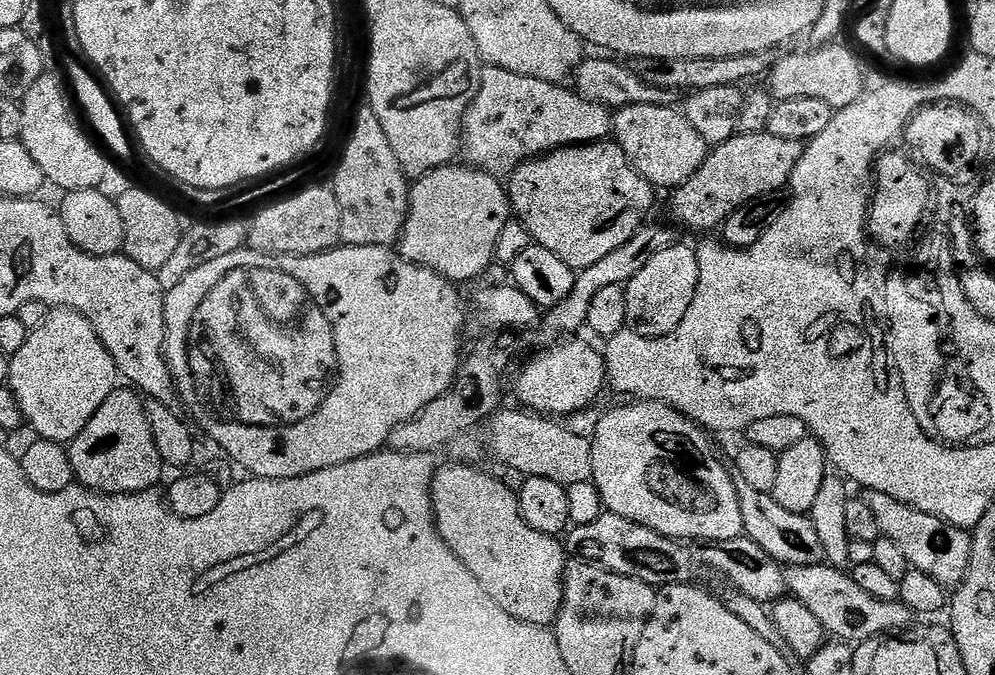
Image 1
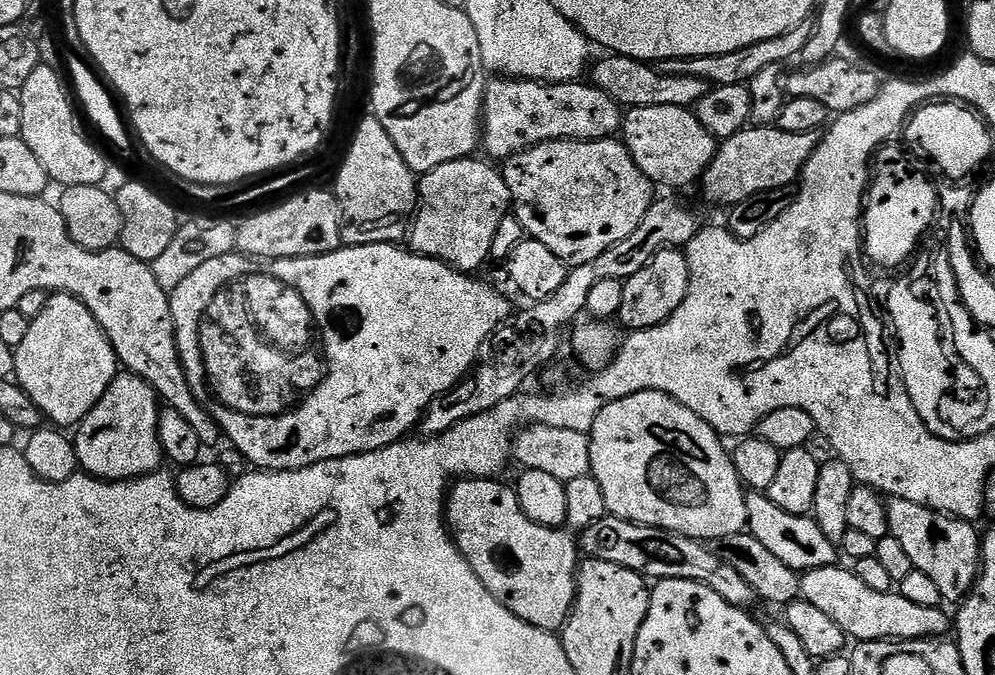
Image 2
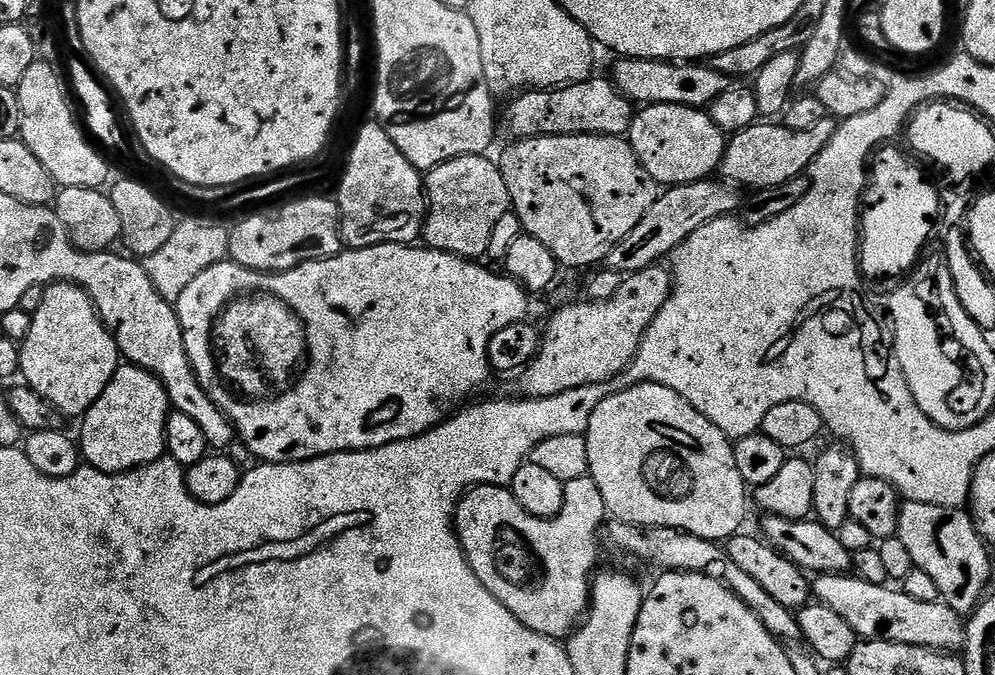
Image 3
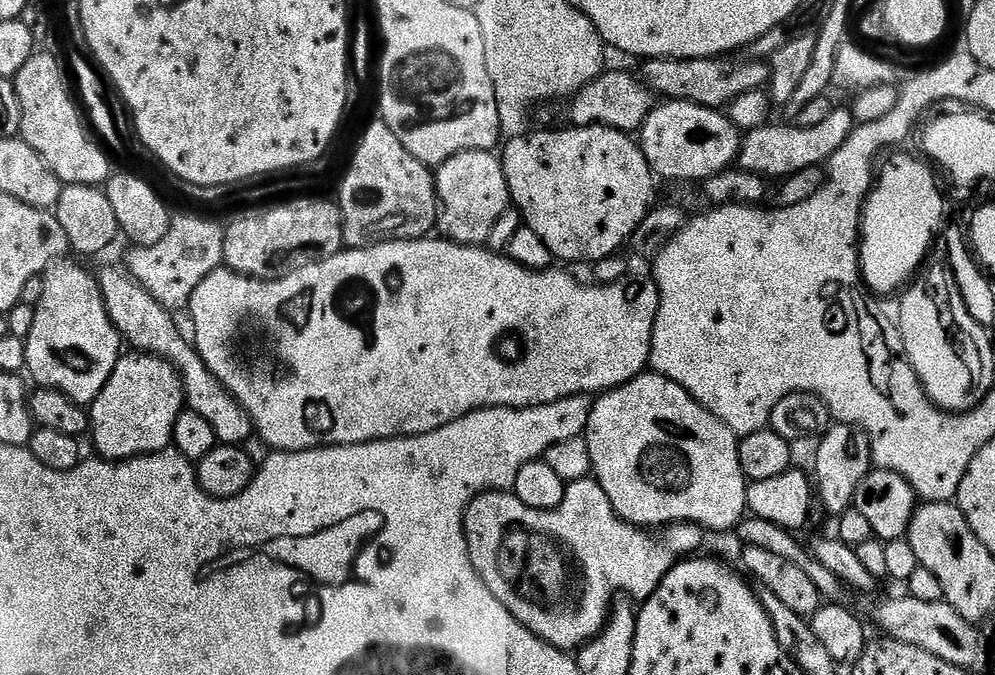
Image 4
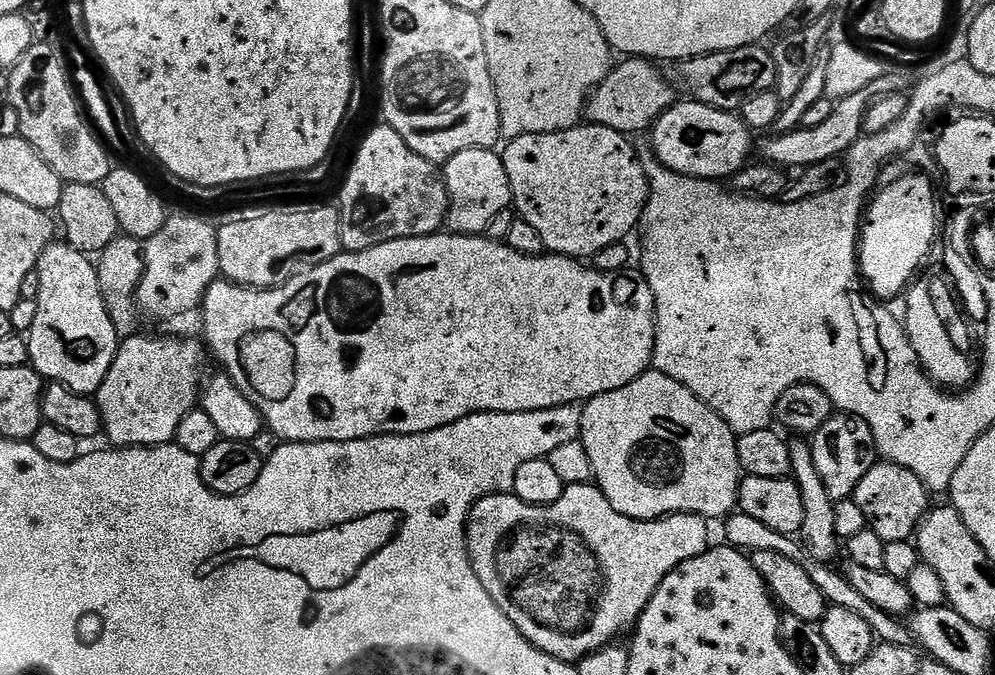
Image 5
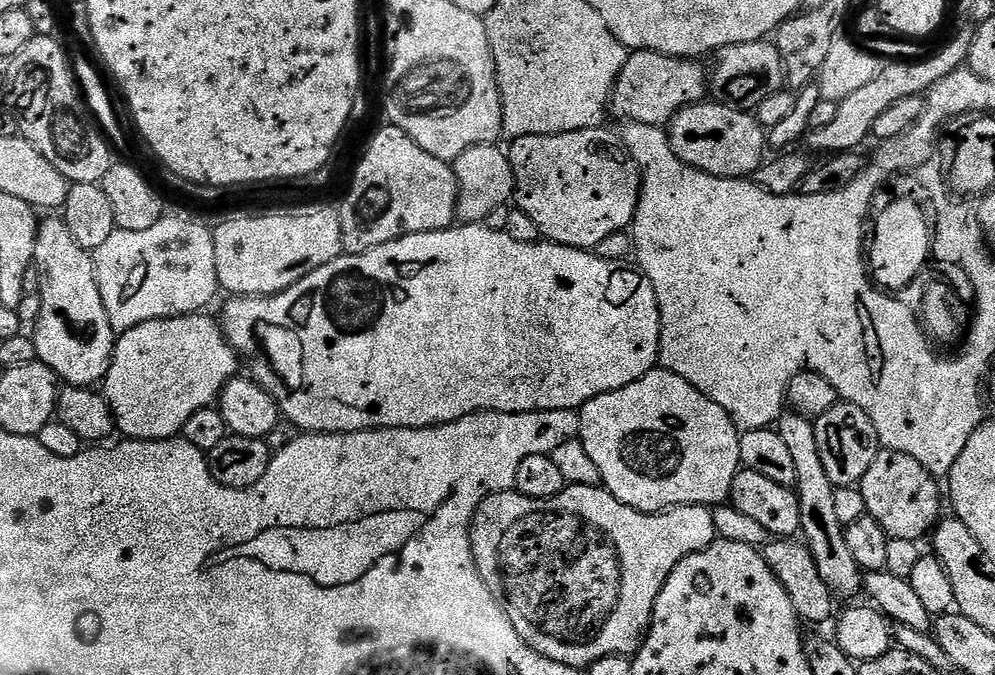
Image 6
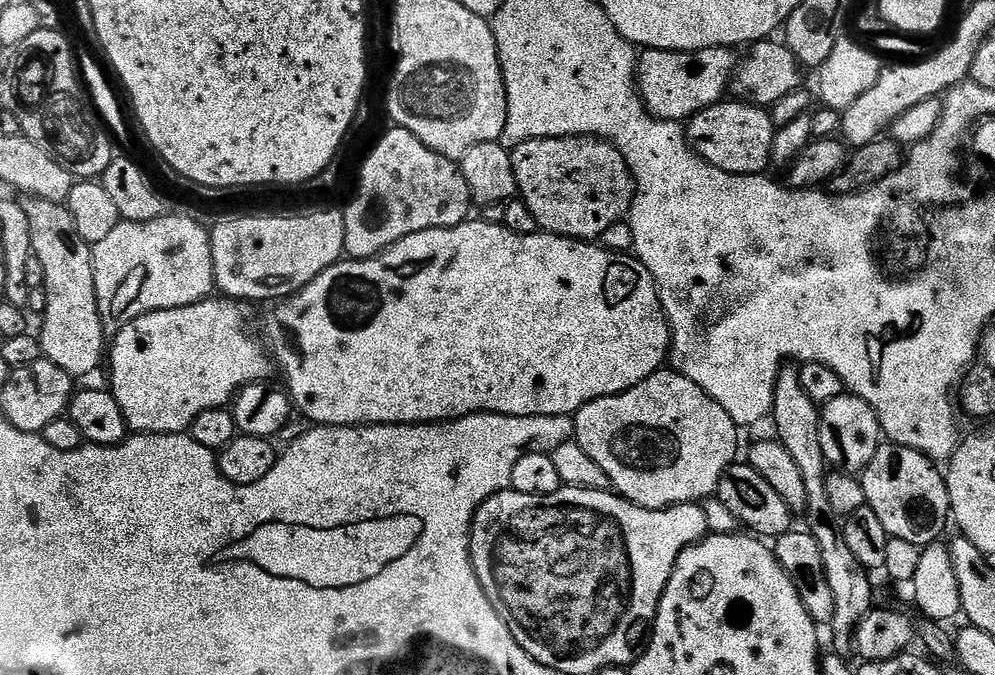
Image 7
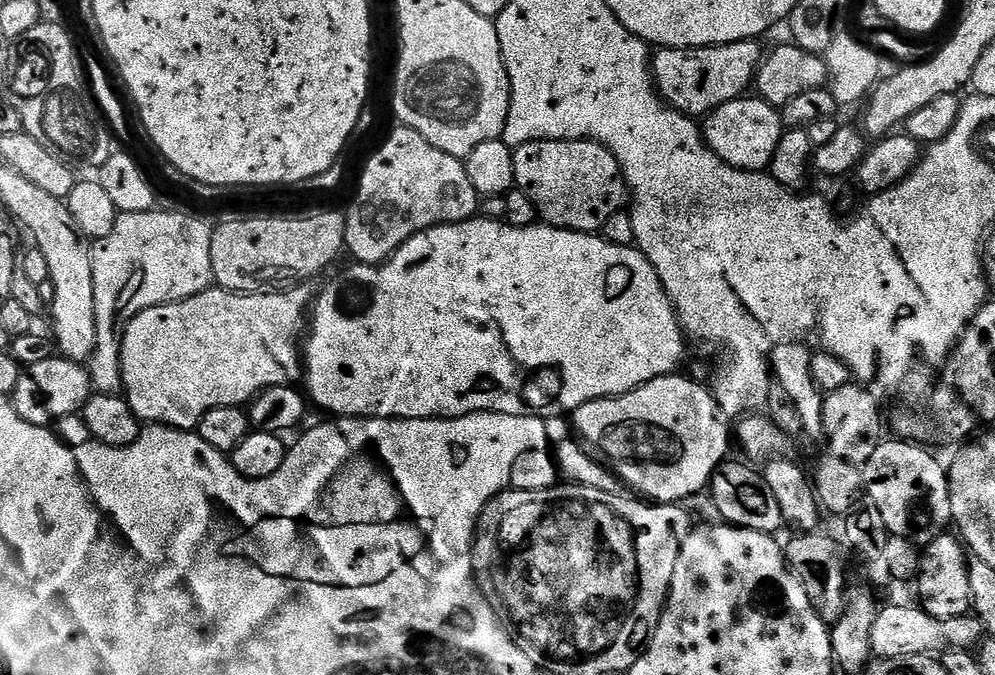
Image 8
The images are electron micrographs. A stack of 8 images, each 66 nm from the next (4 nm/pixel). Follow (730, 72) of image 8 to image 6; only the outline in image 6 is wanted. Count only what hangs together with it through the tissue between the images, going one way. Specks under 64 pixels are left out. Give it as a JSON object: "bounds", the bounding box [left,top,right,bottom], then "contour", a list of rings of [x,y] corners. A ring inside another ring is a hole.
{"bounds":[611,50,710,128],"contour":[[[650,50],[633,51],[612,85],[611,115],[613,112],[620,122],[655,128],[671,124],[680,109],[699,104],[709,95],[710,72],[700,64],[703,63],[696,58],[667,56]]]}

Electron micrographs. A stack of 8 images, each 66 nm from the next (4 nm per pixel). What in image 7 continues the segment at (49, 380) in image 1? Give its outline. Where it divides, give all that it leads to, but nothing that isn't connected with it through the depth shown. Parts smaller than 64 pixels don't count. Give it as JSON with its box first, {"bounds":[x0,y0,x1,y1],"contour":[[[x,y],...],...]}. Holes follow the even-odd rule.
{"bounds":[22,198,106,378],"contour":[[[28,198],[22,207],[30,230],[32,254],[42,262],[44,275],[46,310],[42,313],[44,325],[38,331],[43,359],[62,366],[74,378],[88,376],[106,360],[106,333],[94,290],[92,249],[78,234],[74,218],[70,218],[64,204]]]}

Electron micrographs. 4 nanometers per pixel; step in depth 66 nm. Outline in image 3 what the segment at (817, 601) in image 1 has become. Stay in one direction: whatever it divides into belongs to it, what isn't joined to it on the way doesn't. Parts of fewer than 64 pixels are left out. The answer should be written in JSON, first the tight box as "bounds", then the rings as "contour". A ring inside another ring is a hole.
{"bounds":[814,574,965,654],"contour":[[[841,574],[839,576],[821,576],[817,575],[814,580],[814,596],[817,601],[826,606],[830,606],[830,610],[834,610],[834,614],[838,614],[838,618],[846,618],[846,622],[850,622],[850,626],[855,630],[857,637],[864,640],[889,640],[890,642],[899,642],[899,644],[917,644],[923,648],[932,648],[936,652],[947,652],[949,654],[960,654],[964,650],[964,629],[965,621],[954,610],[950,610],[950,606],[946,606],[943,602],[931,604],[930,602],[914,602],[914,598],[907,596],[903,590],[891,592],[891,587],[883,584],[871,584],[865,580],[861,580],[855,574]]]}

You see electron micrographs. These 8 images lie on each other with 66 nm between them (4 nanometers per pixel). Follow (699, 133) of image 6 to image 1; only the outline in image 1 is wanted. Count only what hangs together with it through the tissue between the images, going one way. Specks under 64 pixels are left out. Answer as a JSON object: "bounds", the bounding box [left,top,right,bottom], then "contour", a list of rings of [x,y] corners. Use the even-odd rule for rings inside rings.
{"bounds":[612,104,710,190],"contour":[[[643,104],[619,109],[612,118],[612,136],[615,144],[624,151],[626,158],[642,178],[646,178],[653,189],[675,190],[685,184],[702,166],[710,146],[690,126],[679,107],[666,104]]]}

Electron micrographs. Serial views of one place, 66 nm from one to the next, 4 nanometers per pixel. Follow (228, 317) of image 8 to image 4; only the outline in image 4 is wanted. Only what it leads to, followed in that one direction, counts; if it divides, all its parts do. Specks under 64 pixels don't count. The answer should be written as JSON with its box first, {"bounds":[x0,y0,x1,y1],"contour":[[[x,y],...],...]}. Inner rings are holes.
{"bounds":[90,350,185,460],"contour":[[[135,350],[121,355],[120,361],[114,366],[106,386],[98,394],[98,398],[90,405],[90,437],[96,447],[95,455],[105,460],[129,460],[135,456],[146,454],[160,454],[164,447],[172,444],[174,434],[174,422],[185,411],[184,383],[180,381],[180,374],[175,364],[171,364],[162,356],[154,356],[147,352]]]}

